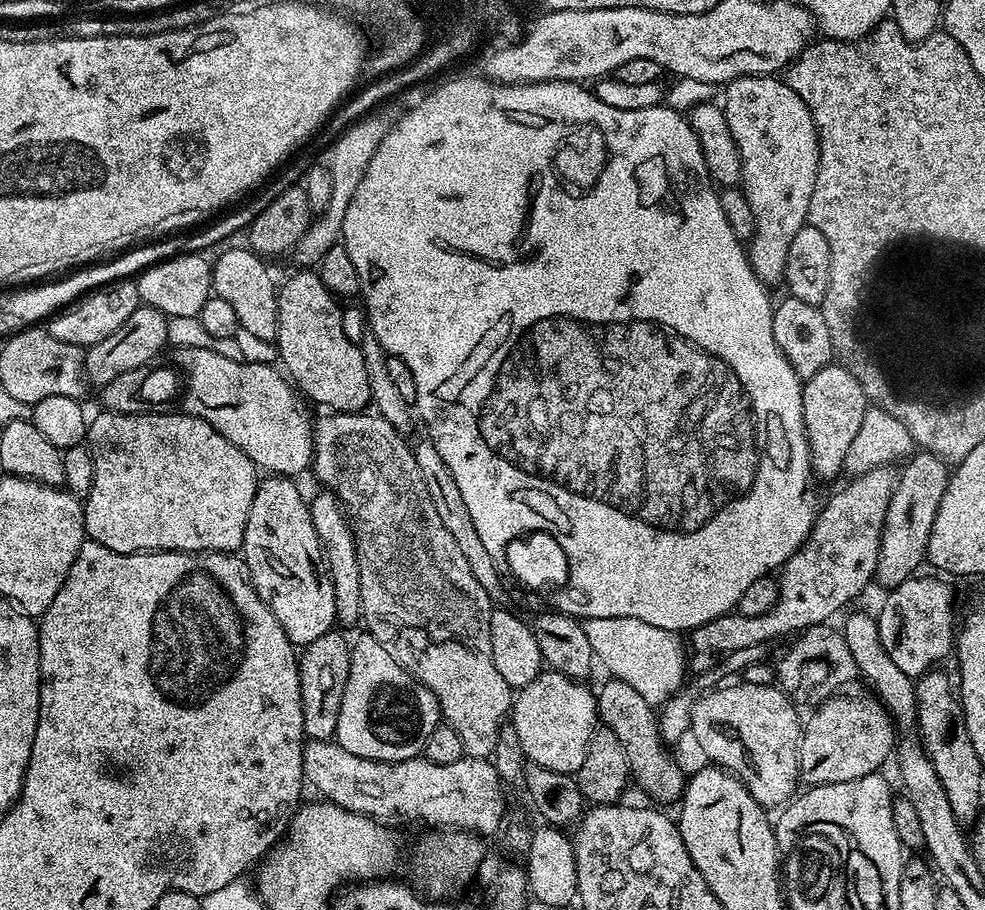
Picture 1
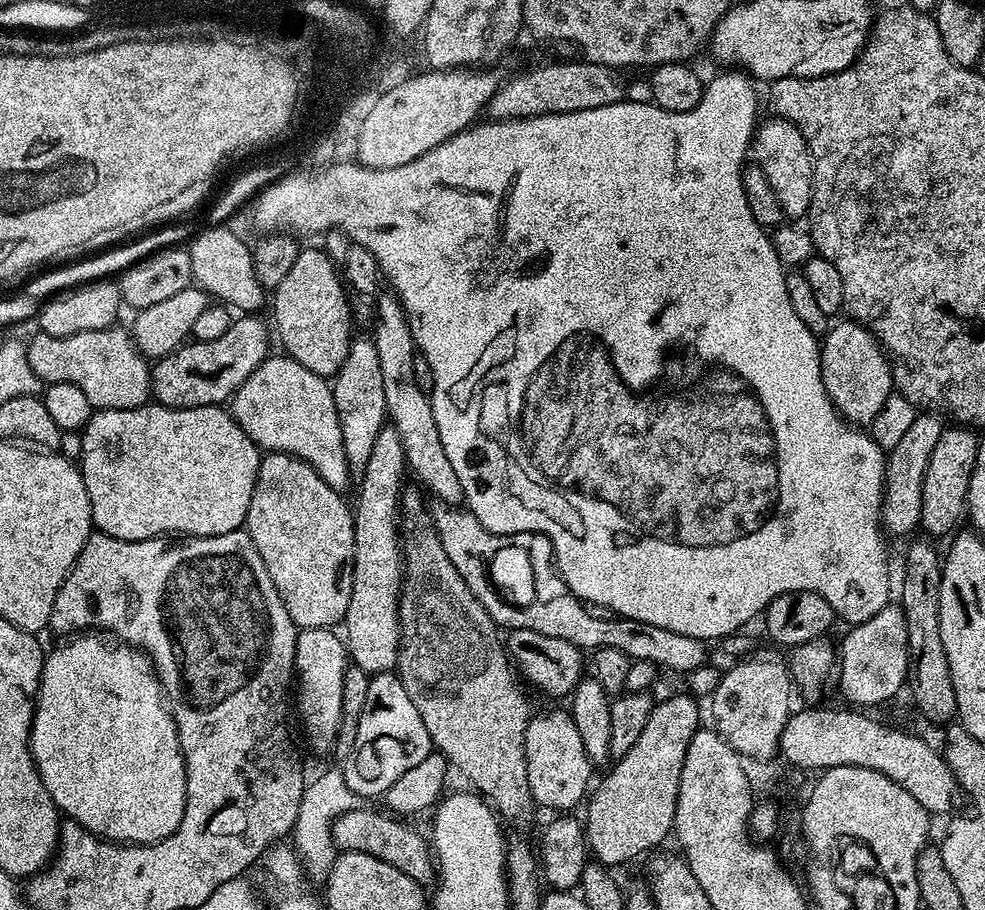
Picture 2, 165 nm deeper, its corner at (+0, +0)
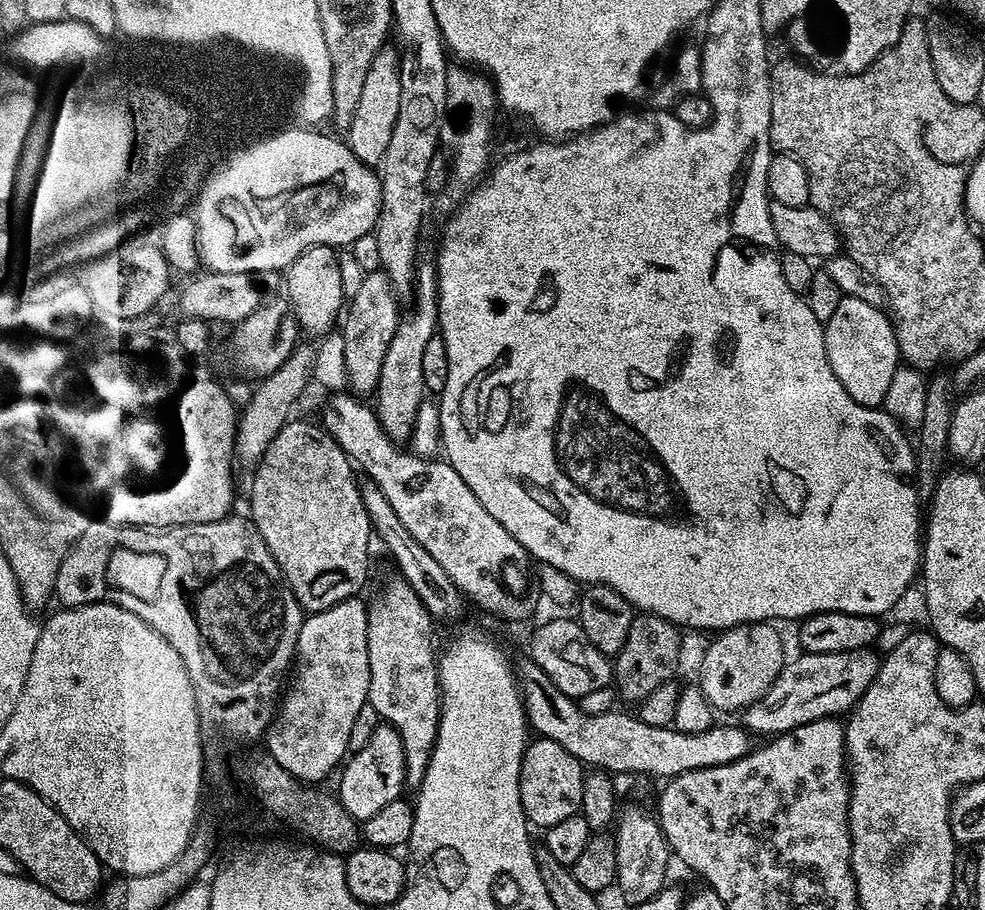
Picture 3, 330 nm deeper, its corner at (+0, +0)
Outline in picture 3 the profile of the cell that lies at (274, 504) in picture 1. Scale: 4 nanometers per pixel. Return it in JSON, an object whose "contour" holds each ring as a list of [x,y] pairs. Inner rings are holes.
{"contour":[[[289,419],[282,426],[263,459],[255,465],[250,519],[258,534],[262,534],[274,562],[278,562],[288,589],[296,595],[305,613],[311,614],[363,593],[368,580],[368,547],[372,540],[374,544],[374,529],[364,508],[361,485],[356,484],[358,472],[351,457],[319,423],[296,419]]]}

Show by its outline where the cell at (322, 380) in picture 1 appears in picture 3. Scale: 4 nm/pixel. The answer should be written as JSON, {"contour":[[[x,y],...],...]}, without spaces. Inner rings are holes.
{"contour":[[[319,244],[307,248],[297,260],[286,269],[286,288],[288,284],[287,303],[291,304],[301,329],[317,338],[331,333],[337,327],[342,316],[342,309],[346,304],[346,297],[342,290],[342,274],[338,252],[331,244]]]}

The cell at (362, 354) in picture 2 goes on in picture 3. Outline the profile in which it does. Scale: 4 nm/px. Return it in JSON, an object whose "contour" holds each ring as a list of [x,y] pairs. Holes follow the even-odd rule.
{"contour":[[[383,270],[367,273],[358,294],[350,297],[346,315],[342,320],[342,335],[346,381],[348,380],[348,388],[353,393],[375,393],[376,384],[382,374],[382,358],[386,358],[386,350],[390,350],[390,340],[394,338],[402,319],[399,303],[401,301],[388,281],[388,274]]]}

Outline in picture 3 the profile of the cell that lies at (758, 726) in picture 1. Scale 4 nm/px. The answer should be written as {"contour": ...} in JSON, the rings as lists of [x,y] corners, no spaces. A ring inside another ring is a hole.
{"contour":[[[775,623],[740,624],[737,628],[726,628],[704,652],[704,661],[700,664],[699,688],[712,703],[713,709],[724,712],[736,712],[748,708],[778,678],[786,663],[784,640]]]}

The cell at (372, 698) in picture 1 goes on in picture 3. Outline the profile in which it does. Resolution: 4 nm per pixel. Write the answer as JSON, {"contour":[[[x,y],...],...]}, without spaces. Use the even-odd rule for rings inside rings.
{"contour":[[[380,722],[370,734],[364,747],[355,749],[347,757],[339,776],[338,799],[342,807],[357,822],[362,822],[366,818],[374,818],[374,814],[378,814],[382,806],[390,806],[390,802],[401,799],[403,792],[400,791],[405,791],[402,738],[398,738],[398,734],[390,725]]]}

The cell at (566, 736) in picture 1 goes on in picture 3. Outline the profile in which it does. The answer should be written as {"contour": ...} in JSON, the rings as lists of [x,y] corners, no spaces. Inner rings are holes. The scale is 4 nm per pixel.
{"contour":[[[536,738],[529,743],[524,752],[524,761],[520,771],[520,797],[529,825],[546,830],[554,822],[563,822],[565,818],[577,815],[582,802],[582,786],[586,775],[585,765],[580,763],[570,750],[562,750],[558,742]]]}

